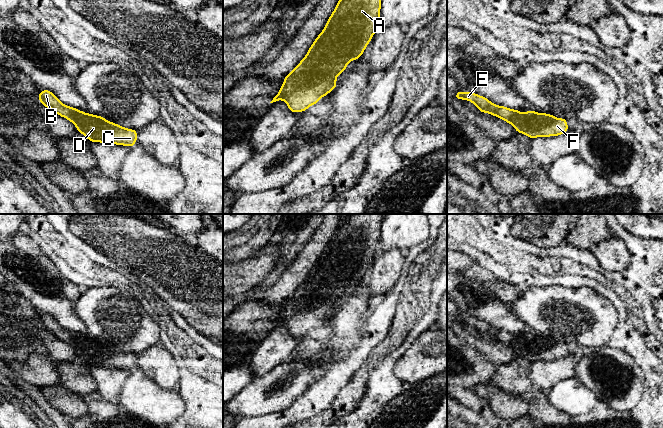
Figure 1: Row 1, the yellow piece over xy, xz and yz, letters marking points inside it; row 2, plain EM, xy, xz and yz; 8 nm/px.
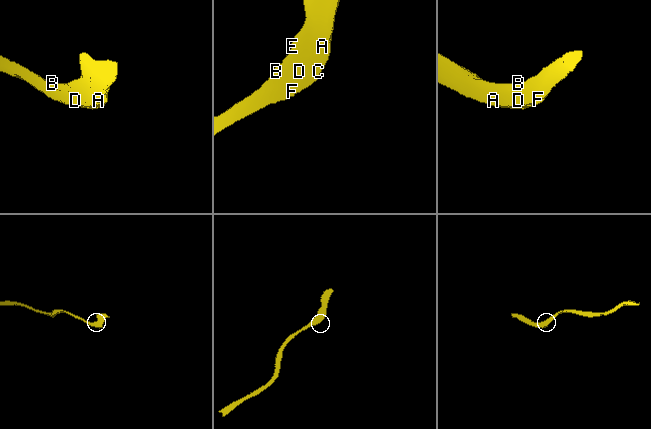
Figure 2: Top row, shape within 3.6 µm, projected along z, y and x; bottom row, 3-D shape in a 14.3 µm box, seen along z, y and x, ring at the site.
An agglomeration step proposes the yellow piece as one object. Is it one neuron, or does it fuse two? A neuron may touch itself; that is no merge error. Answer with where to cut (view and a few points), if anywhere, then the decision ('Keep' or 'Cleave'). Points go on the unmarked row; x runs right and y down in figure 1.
No split. Keep

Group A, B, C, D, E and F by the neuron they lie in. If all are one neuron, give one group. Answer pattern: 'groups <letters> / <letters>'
groups A B C D E F

